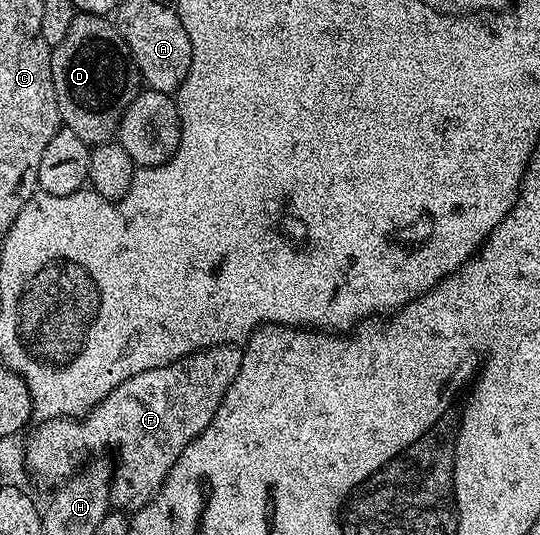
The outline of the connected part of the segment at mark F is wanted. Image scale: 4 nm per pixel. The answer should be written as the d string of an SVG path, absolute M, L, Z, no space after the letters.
M238 345L210 346L207 350L198 350L168 366L153 368L125 380L105 400L101 400L92 410L79 418L48 418L38 423L39 427L27 438L27 466L35 478L43 482L62 483L79 470L84 461L86 450L91 452L107 452L115 450L114 474L111 480L110 501L120 511L134 512L140 510L154 494L159 493L161 484L169 476L173 464L181 456L181 452L194 440L213 420L229 384L237 380L237 372L241 372L242 349Z

